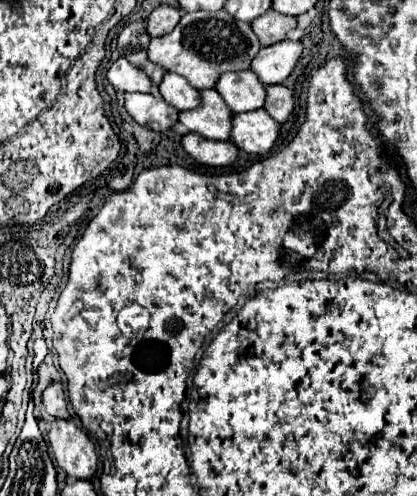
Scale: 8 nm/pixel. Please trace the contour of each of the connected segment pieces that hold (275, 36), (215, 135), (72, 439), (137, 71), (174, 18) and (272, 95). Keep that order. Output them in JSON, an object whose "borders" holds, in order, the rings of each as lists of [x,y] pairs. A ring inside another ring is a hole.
{"borders":[[[[267,10],[263,16],[255,18],[251,22],[253,32],[257,34],[257,38],[261,40],[261,46],[271,46],[275,42],[285,40],[287,32],[293,30],[297,26],[297,18],[295,16],[285,16],[285,14],[277,14],[275,10]]],[[[203,90],[201,96],[201,106],[181,112],[179,122],[183,122],[191,132],[197,132],[209,140],[229,140],[229,132],[233,128],[233,112],[225,104],[223,96],[215,90]]],[[[55,420],[49,432],[59,468],[75,480],[89,480],[97,470],[97,454],[89,436],[71,420]]],[[[119,58],[107,72],[107,78],[115,90],[123,92],[151,92],[151,78],[127,58]]],[[[163,4],[151,12],[151,16],[147,20],[147,32],[149,32],[149,36],[163,36],[169,30],[173,30],[179,20],[181,20],[179,8]]],[[[283,84],[269,86],[267,88],[267,100],[265,100],[265,110],[277,120],[277,122],[287,122],[289,116],[293,114],[295,108],[295,92],[285,88]]]]}

